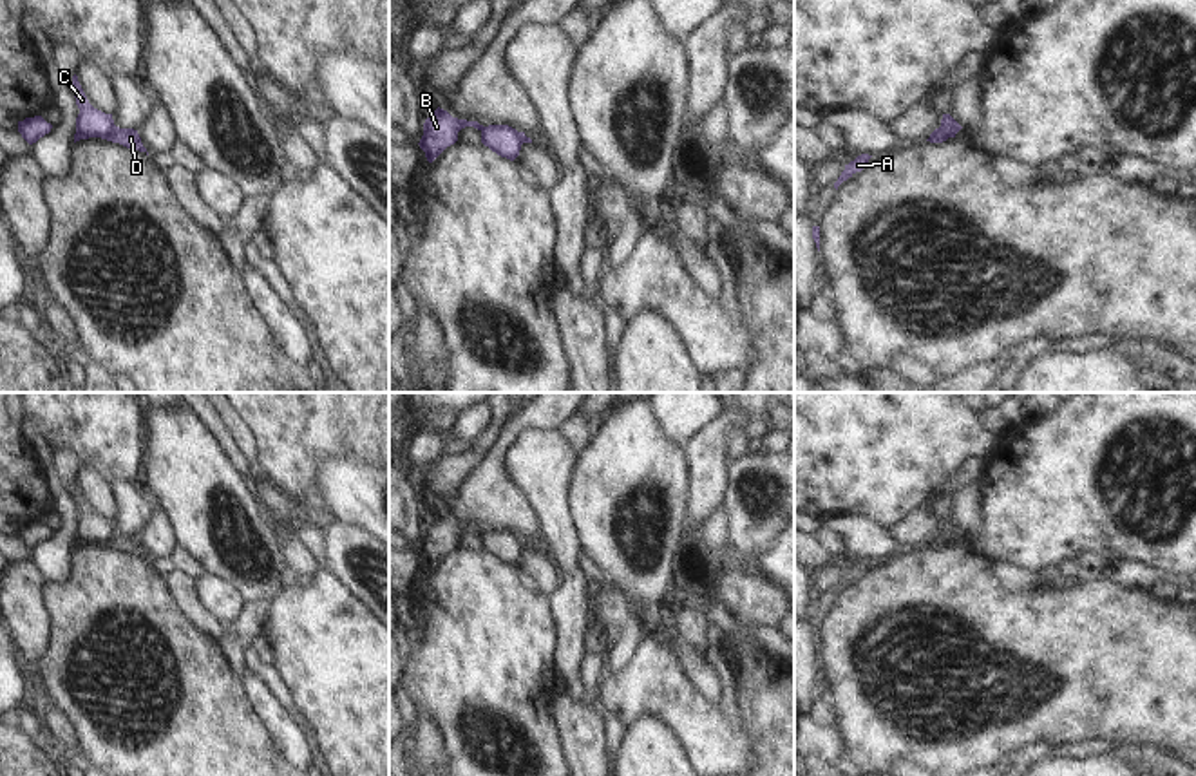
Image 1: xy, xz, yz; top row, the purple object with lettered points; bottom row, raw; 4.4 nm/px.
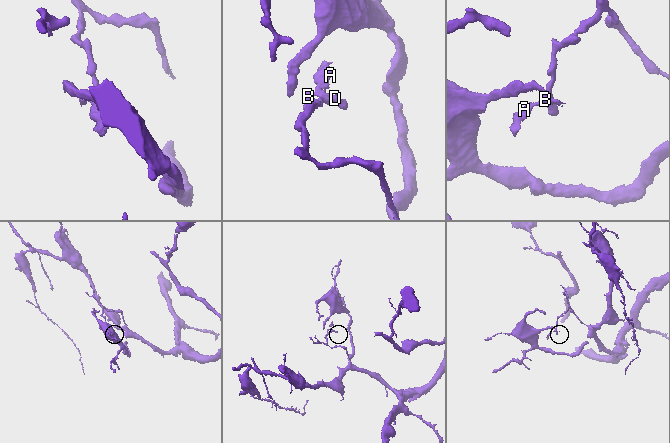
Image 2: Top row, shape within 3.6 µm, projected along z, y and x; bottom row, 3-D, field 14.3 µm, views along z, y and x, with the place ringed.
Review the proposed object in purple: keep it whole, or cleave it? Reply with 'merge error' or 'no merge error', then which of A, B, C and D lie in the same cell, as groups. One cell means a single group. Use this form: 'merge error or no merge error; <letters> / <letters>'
merge error; A B D / C

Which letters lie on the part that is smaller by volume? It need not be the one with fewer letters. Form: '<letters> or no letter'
A, B, D

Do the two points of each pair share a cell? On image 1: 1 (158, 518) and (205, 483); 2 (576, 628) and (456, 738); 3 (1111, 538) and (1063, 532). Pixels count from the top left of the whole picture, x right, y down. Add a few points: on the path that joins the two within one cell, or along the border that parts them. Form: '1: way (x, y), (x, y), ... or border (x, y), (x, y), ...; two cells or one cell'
1: border (156, 503), (178, 543); two cells
2: border (549, 606), (554, 630), (554, 668); two cells
3: way (1099, 532), (1075, 532); one cell

